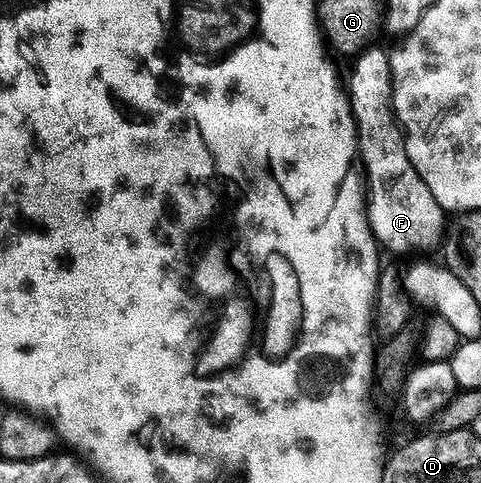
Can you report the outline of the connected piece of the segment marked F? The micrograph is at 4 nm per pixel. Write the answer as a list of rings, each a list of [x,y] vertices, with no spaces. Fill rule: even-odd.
[[[368,48],[354,59],[355,67],[351,70],[351,86],[349,97],[351,110],[355,113],[355,126],[359,129],[359,153],[362,169],[365,171],[365,205],[367,218],[371,221],[371,231],[375,240],[384,251],[392,250],[395,254],[411,254],[414,250],[431,250],[440,245],[445,237],[445,211],[437,200],[433,200],[433,192],[417,176],[417,168],[407,155],[407,140],[399,119],[395,117],[395,109],[391,106],[391,59],[388,51]]]

